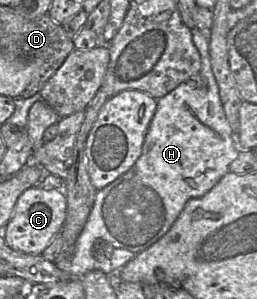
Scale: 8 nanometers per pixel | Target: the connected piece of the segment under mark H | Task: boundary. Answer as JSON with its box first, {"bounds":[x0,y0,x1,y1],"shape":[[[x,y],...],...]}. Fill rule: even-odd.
{"bounds":[55,28,240,279],"shape":[[[198,28],[191,30],[192,41],[201,59],[196,76],[207,84],[207,90],[196,88],[194,78],[179,84],[174,90],[157,99],[156,112],[147,129],[141,155],[135,164],[122,176],[96,192],[93,208],[78,237],[72,256],[62,253],[55,260],[55,266],[76,279],[91,271],[101,271],[102,262],[92,256],[92,247],[97,239],[108,241],[114,249],[124,249],[137,254],[159,240],[176,221],[186,203],[209,192],[219,180],[230,171],[230,164],[238,157],[240,149],[235,134],[225,116],[219,96],[219,87],[214,77],[209,54],[209,35]]]}

